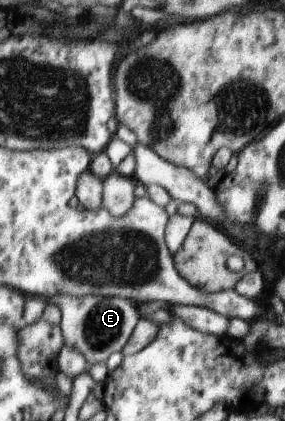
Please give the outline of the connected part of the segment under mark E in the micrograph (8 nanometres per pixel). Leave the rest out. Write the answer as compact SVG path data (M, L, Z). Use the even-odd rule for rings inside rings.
M60 294L56 297L44 298L44 303L48 305L52 303L58 307L63 345L80 351L88 366L104 363L112 353L121 351L129 341L132 329L137 325L136 321L139 321L136 309L132 307L131 301L126 301L126 298Z

